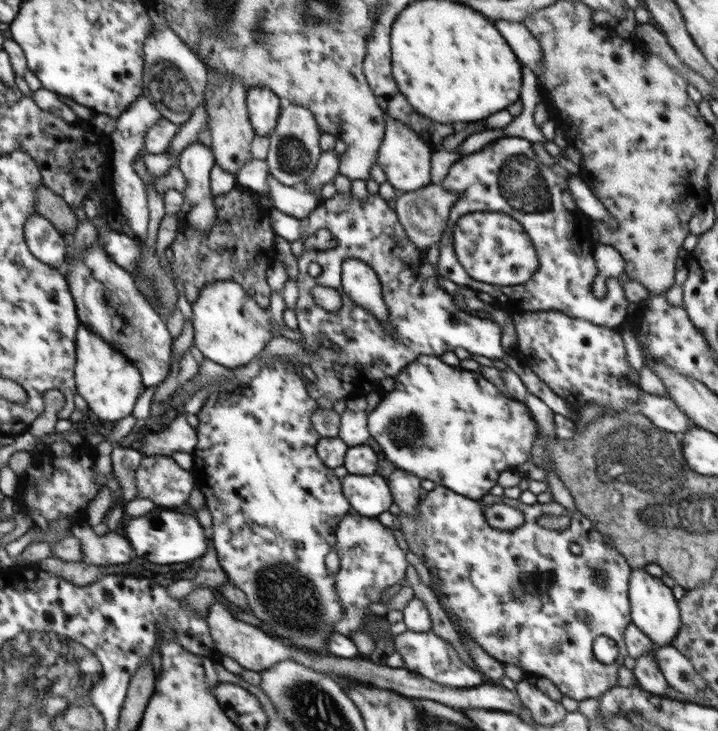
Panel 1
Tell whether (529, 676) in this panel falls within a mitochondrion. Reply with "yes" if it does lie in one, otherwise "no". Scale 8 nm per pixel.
no

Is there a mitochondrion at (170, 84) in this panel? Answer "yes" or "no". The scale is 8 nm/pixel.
yes

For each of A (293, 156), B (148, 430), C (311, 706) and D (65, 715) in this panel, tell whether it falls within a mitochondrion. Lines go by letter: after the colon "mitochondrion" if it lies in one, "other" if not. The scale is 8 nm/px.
A: mitochondrion
B: other
C: mitochondrion
D: mitochondrion

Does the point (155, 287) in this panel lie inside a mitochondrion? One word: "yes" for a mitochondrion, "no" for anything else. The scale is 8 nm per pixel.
yes

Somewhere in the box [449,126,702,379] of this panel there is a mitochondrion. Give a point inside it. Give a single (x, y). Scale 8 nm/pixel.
(522, 184)

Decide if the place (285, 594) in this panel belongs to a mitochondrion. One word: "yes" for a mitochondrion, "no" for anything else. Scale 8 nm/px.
yes

